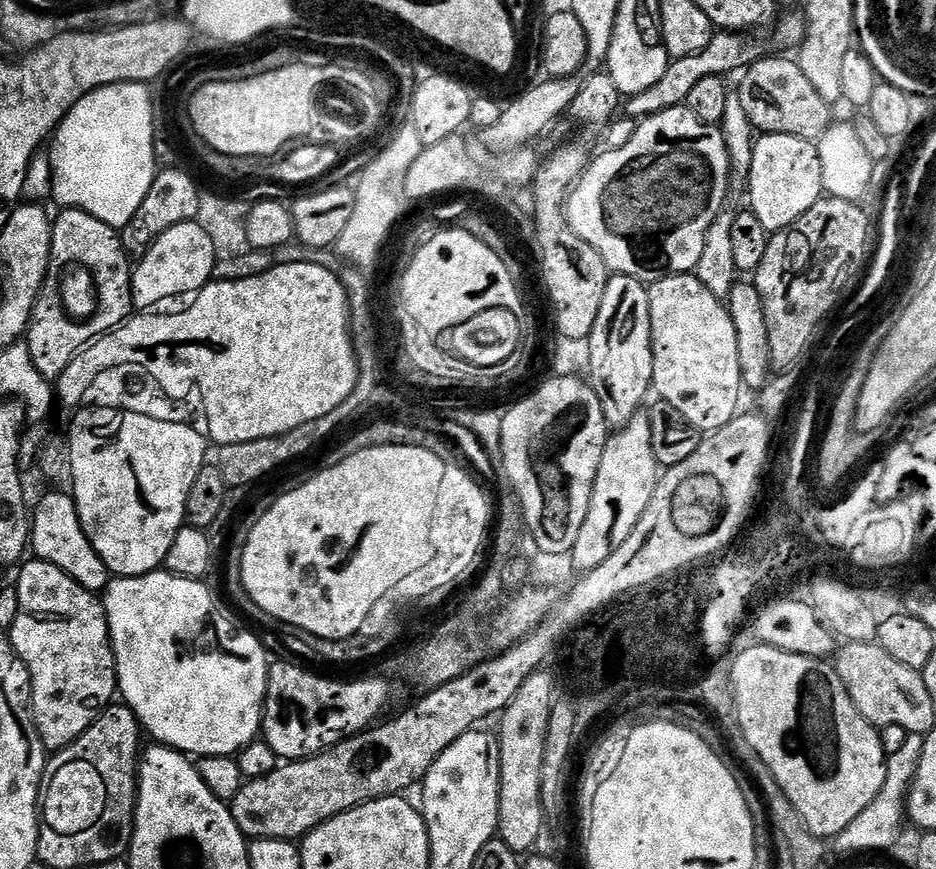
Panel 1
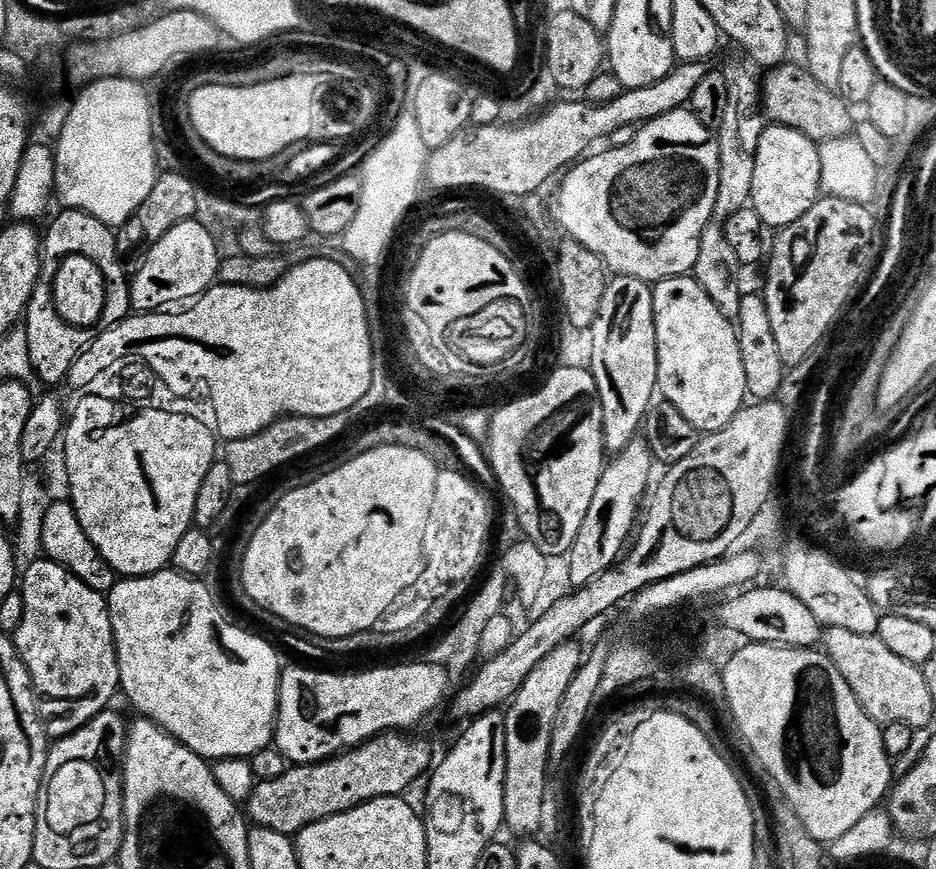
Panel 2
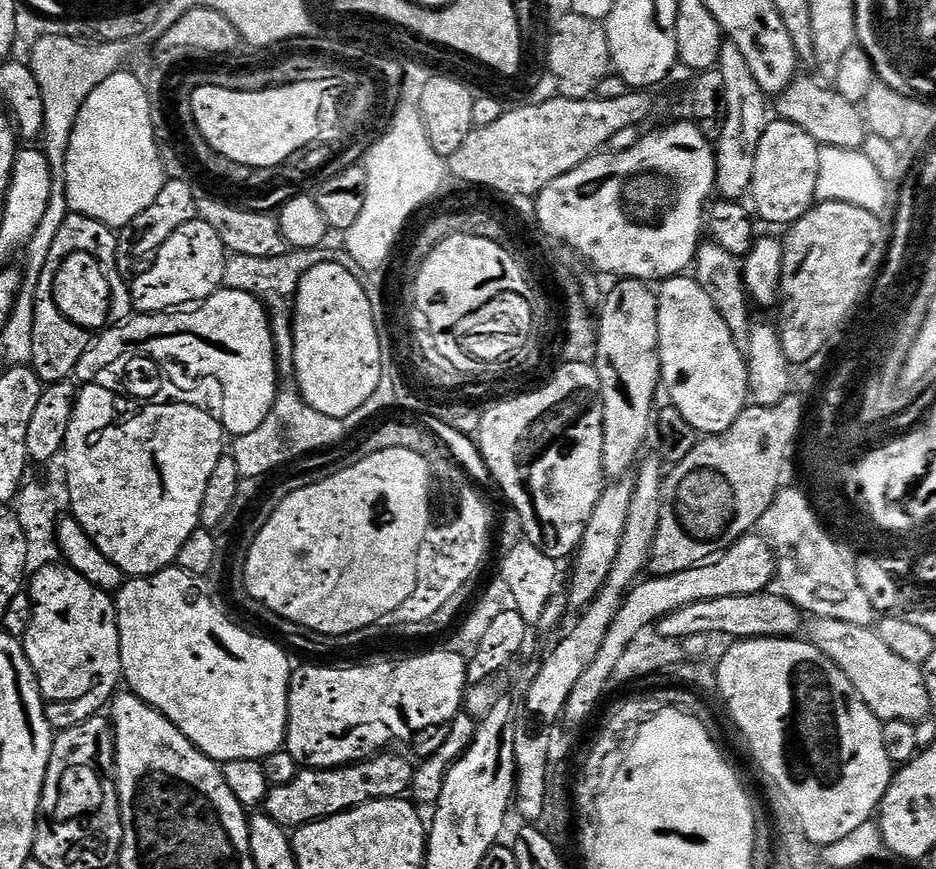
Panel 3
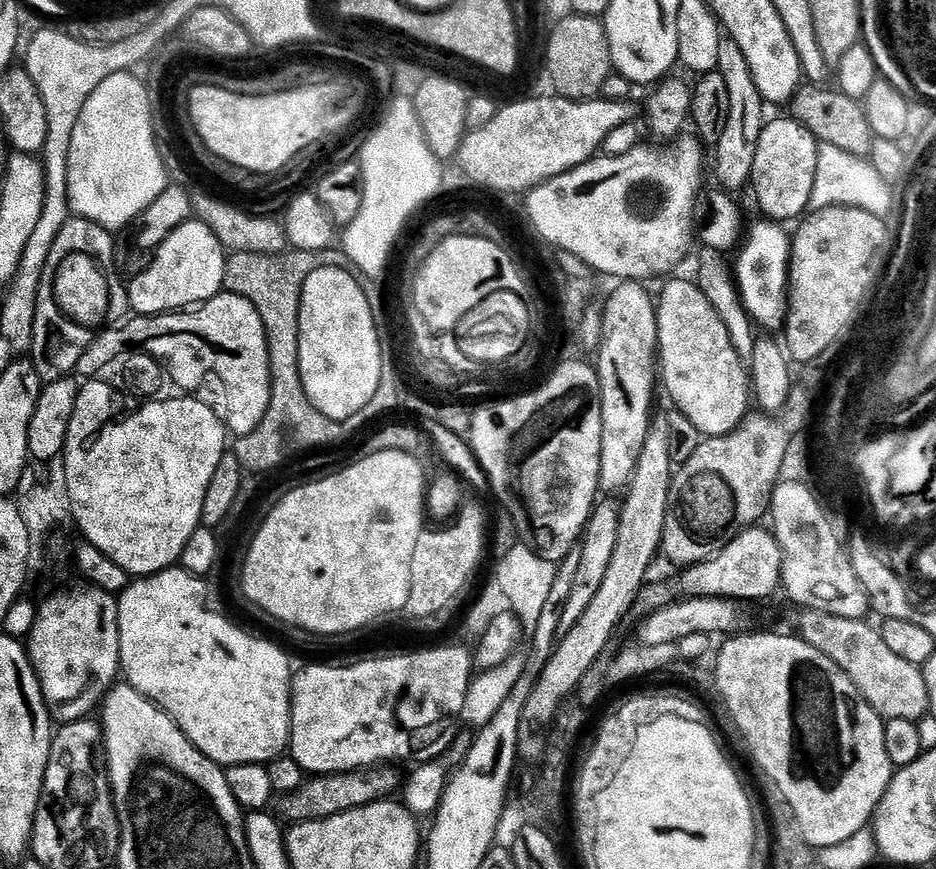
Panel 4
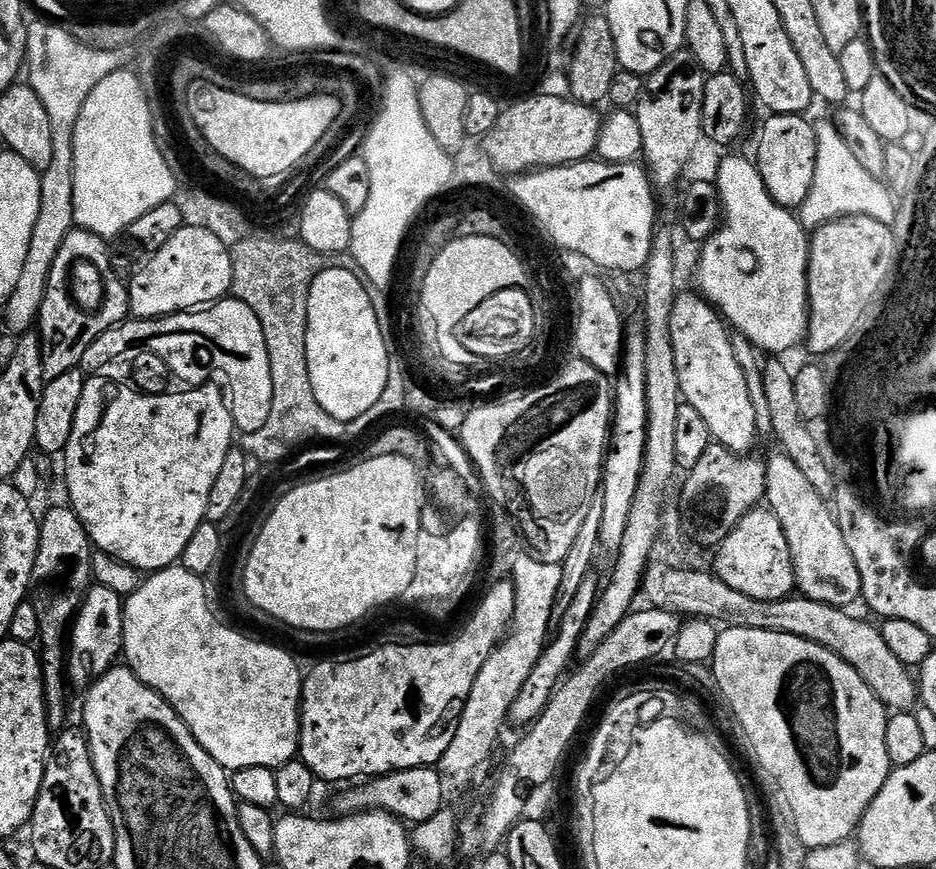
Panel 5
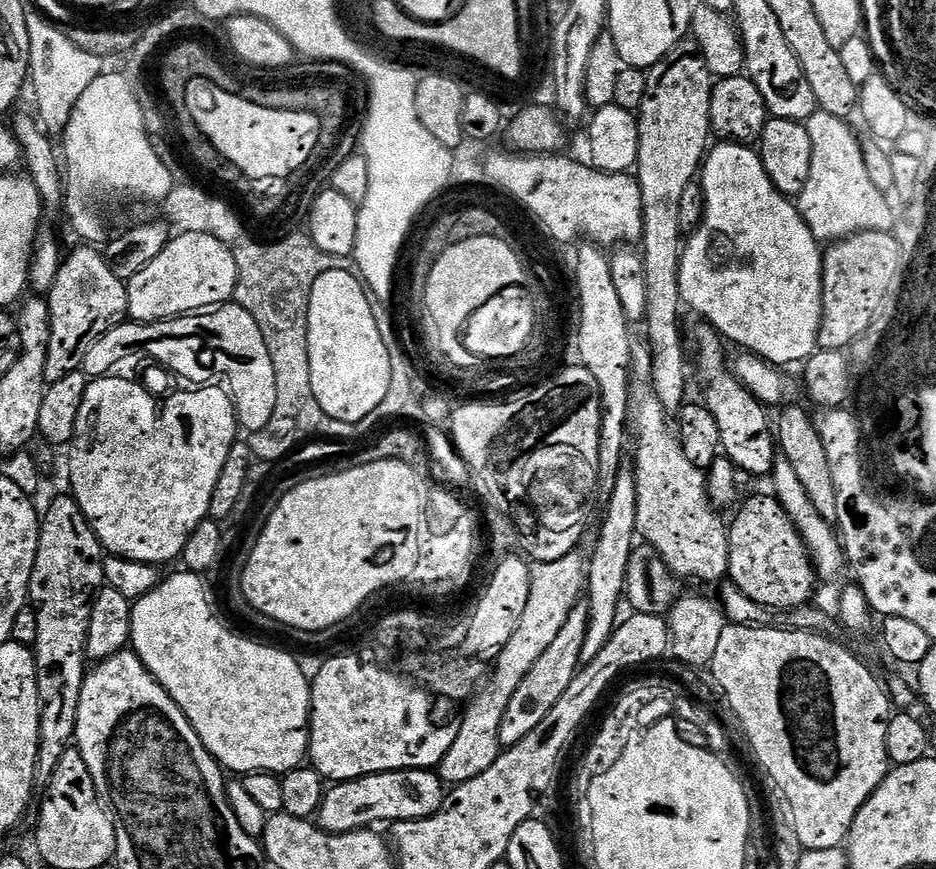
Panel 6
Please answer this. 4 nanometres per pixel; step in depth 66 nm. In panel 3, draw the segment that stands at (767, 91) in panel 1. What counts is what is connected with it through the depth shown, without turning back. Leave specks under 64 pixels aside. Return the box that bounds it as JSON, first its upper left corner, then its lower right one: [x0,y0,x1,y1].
[775,74,866,149]

